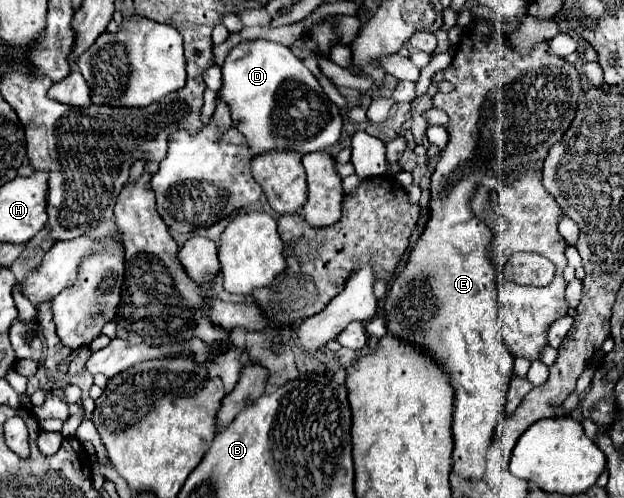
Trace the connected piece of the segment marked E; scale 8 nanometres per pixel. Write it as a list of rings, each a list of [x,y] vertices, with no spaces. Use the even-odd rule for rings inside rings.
[[[478,21],[477,25],[475,22],[463,33],[453,63],[445,69],[443,77],[453,83],[455,89],[433,97],[433,105],[449,115],[449,143],[441,151],[431,177],[431,219],[411,251],[407,265],[393,281],[383,311],[389,333],[429,351],[449,369],[455,389],[453,471],[465,481],[479,481],[485,475],[485,455],[495,437],[497,421],[503,418],[505,397],[513,377],[513,355],[505,347],[499,331],[497,269],[493,269],[489,259],[493,233],[473,215],[469,199],[483,175],[493,175],[501,183],[513,183],[527,163],[545,159],[549,147],[561,141],[567,131],[583,91],[577,69],[561,57],[549,55],[547,43],[539,43],[529,55],[521,57],[507,45],[506,36],[497,33],[487,21]]]

